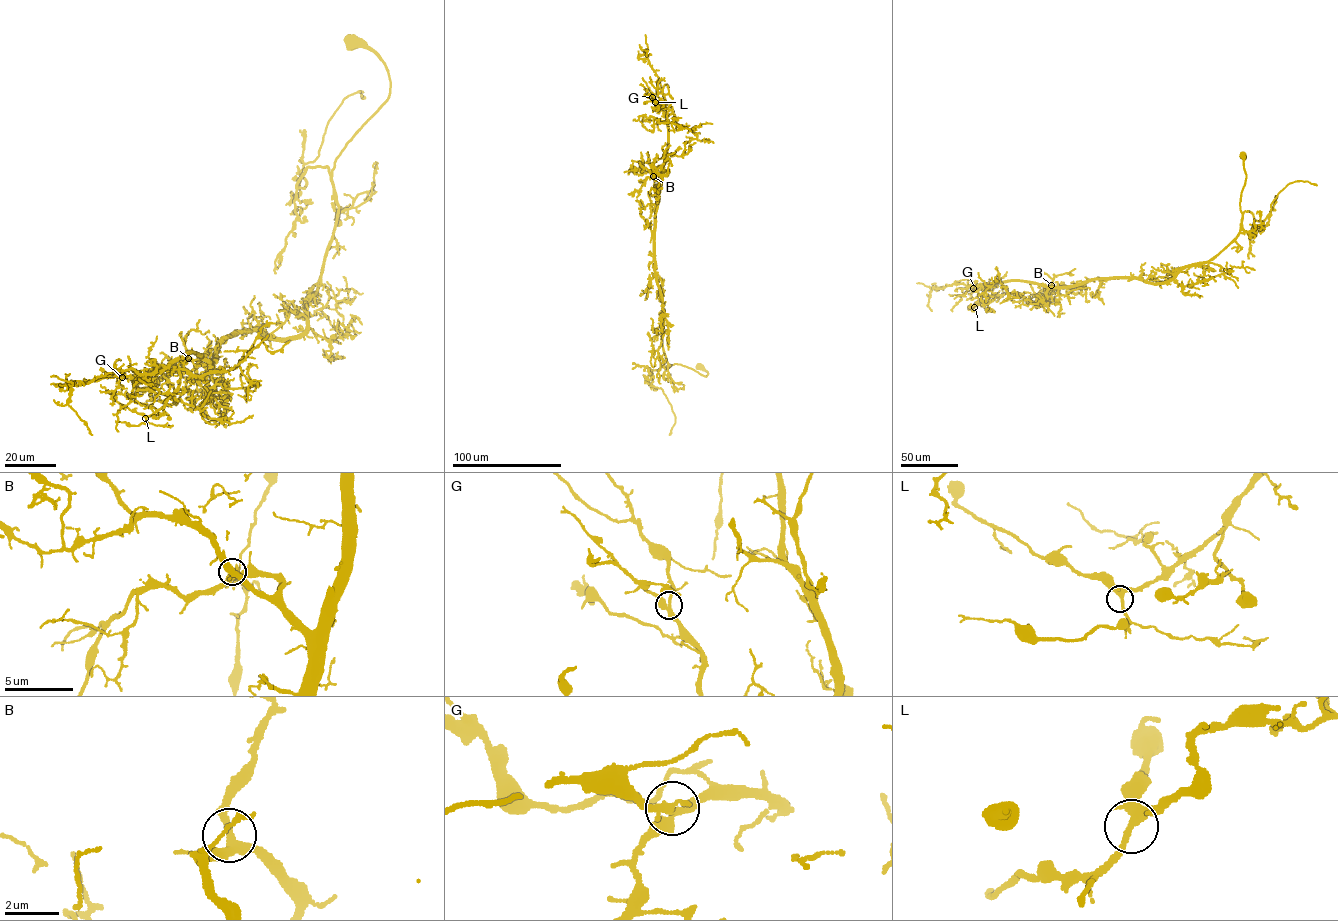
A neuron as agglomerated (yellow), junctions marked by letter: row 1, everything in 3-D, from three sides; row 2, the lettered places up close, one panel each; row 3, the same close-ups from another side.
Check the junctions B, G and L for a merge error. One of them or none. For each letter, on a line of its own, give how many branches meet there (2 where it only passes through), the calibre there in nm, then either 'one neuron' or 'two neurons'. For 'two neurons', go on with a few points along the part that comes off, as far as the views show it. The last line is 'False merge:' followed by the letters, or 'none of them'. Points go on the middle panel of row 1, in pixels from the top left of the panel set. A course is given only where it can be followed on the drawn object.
B: 3 branches meet; 280 nm thick; one neuron
G: 3 branches meet; 300 nm thick; one neuron
L: 3 branches meet; 320 nm thick; one neuron
False merge: none of them

